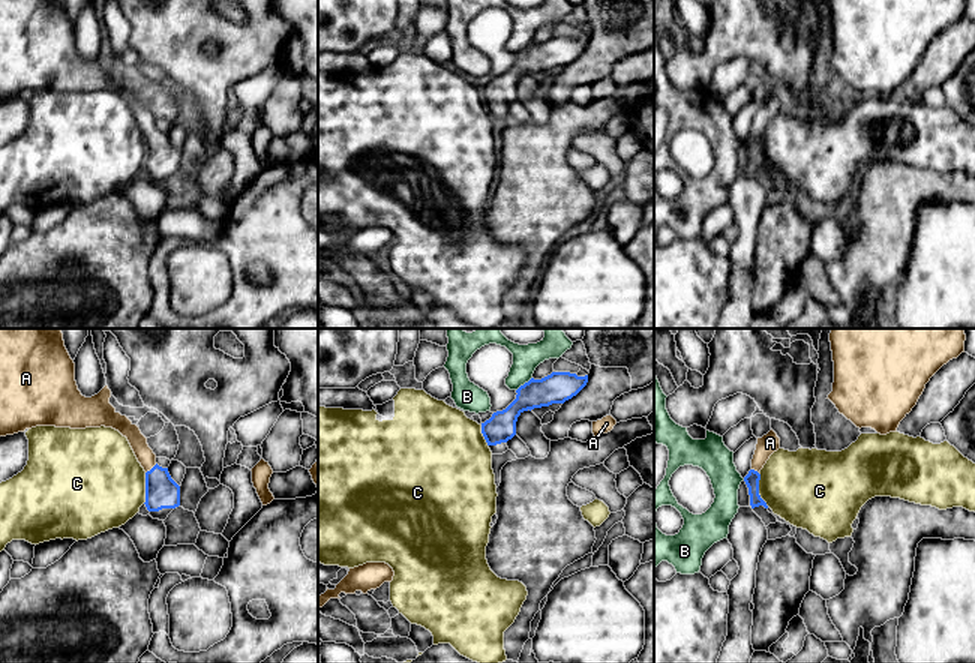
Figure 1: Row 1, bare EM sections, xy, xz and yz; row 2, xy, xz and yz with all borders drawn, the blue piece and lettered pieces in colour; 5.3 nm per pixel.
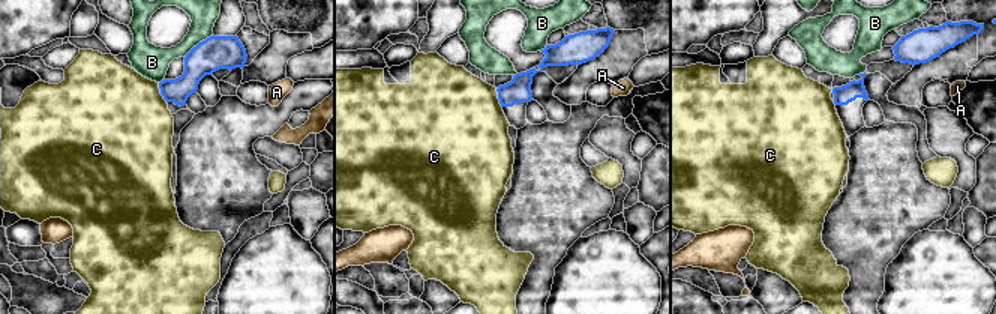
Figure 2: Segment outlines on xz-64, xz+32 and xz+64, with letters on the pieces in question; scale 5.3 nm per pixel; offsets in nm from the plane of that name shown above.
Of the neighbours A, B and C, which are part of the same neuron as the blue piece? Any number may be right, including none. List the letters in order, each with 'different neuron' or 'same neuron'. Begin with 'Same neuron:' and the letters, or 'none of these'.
Same neuron: A
A: same neuron
B: different neuron
C: different neuron

